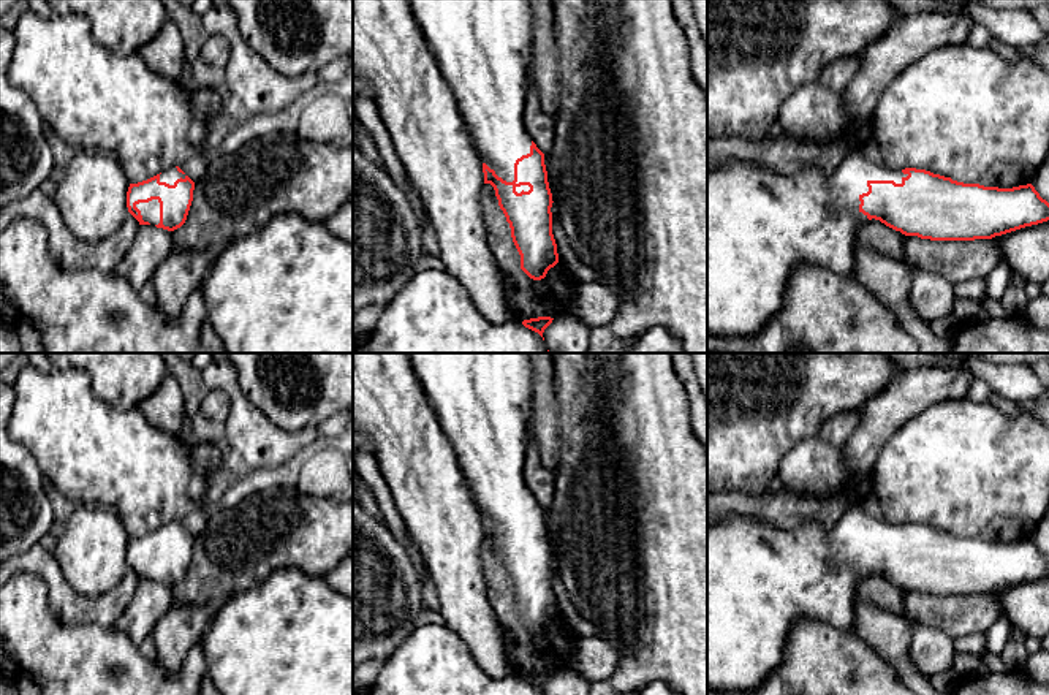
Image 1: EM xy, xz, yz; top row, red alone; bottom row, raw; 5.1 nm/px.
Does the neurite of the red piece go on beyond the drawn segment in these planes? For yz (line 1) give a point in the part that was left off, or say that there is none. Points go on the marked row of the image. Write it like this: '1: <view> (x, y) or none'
1: yz (760, 224)

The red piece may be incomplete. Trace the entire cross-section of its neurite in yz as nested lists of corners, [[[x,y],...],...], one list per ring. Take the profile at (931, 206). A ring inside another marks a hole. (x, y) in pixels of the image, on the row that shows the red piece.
[[[859,146],[831,176],[816,168],[796,174],[778,174],[740,160],[731,160],[720,168],[707,165],[707,334],[718,337],[756,336],[780,312],[790,272],[797,263],[856,277],[858,230],[872,218],[905,236],[930,241],[975,241],[992,239],[1047,222],[1049,203],[1032,184],[998,188],[957,182],[926,169],[891,169],[884,163],[865,158]]]

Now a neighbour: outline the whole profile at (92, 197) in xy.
[[[76,150],[52,196],[65,225],[81,241],[112,236],[130,215],[130,182],[122,165],[98,150]]]

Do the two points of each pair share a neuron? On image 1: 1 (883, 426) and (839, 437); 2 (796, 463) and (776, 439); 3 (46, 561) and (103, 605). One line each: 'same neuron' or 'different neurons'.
1: different neurons
2: different neurons
3: same neuron

